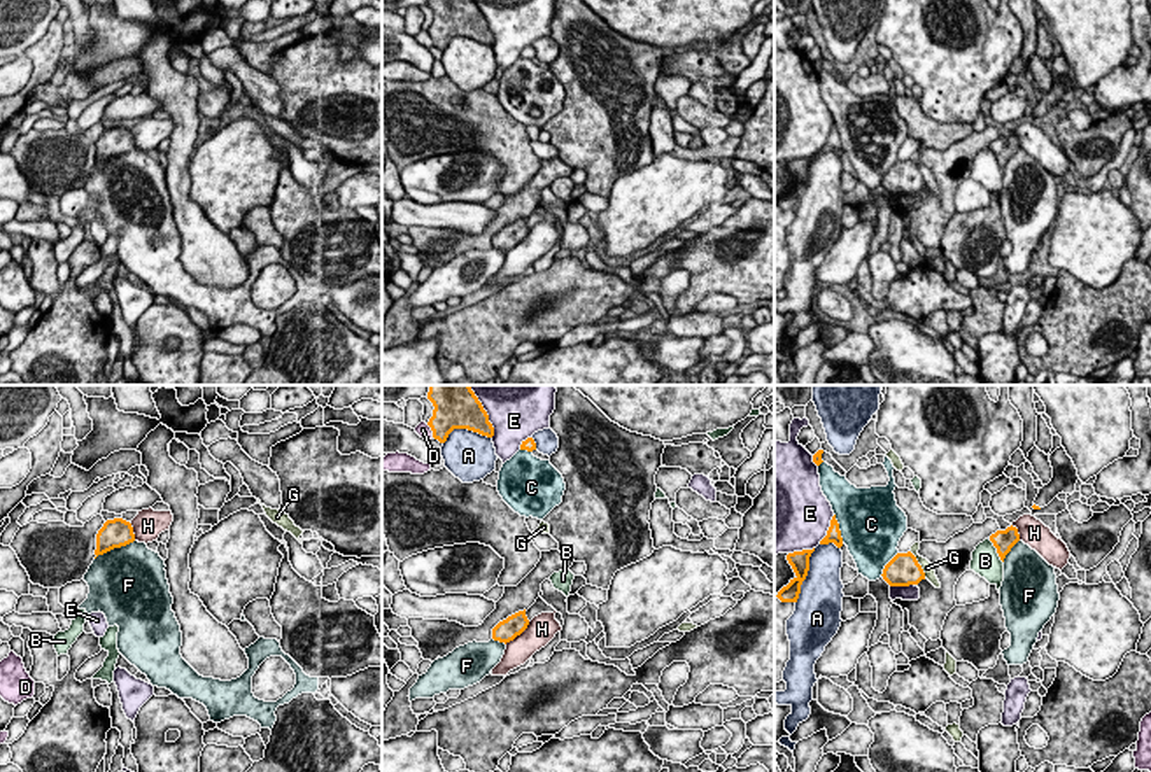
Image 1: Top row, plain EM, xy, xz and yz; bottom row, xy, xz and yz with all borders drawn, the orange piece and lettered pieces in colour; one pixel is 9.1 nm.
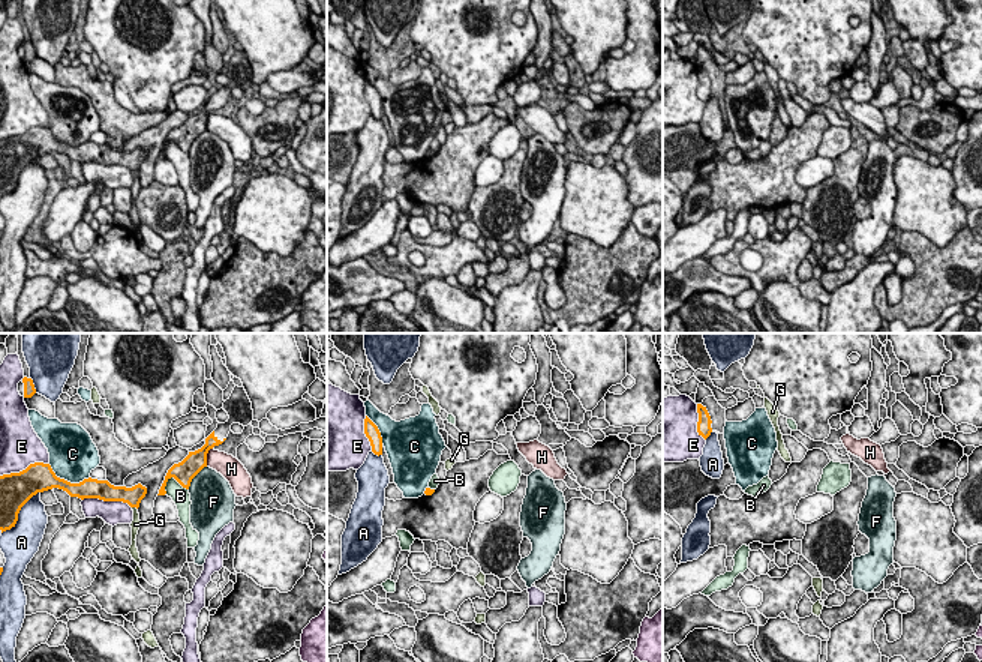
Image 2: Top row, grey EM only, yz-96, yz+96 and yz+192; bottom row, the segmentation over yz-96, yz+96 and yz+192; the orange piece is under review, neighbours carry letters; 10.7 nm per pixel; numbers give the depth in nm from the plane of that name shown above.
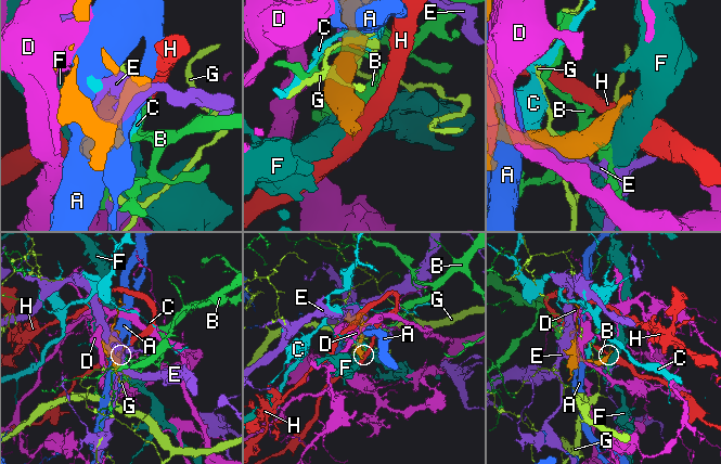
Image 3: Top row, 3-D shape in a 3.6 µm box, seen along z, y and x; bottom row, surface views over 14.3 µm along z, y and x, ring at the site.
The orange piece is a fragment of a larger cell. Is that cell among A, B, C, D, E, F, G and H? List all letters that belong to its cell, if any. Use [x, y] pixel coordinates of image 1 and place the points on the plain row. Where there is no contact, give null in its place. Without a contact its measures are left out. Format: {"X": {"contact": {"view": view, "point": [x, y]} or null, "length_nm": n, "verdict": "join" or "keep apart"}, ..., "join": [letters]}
{"A": {"contact": {"view": "yz", "point": [806, 182]}, "length_nm": 550, "verdict": "keep apart"}, "B": {"contact": {"view": "yz", "point": [997, 160]}, "length_nm": 260, "verdict": "keep apart"}, "C": {"contact": {"view": "yz", "point": [838, 135]}, "length_nm": 280, "verdict": "keep apart"}, "D": {"contact": {"view": "xz", "point": [431, 37]}, "length_nm": 140, "verdict": "keep apart"}, "E": {"contact": {"view": "xz", "point": [487, 23]}, "length_nm": 460, "verdict": "keep apart"}, "F": {"contact": {"view": "xy", "point": [114, 154]}, "length_nm": 400, "verdict": "keep apart"}, "G": {"contact": {"view": "yz", "point": [918, 172]}, "length_nm": 300, "verdict": "keep apart"}, "H": {"contact": {"view": "xz", "point": [517, 242]}, "length_nm": 320, "verdict": "keep apart"}, "join": []}

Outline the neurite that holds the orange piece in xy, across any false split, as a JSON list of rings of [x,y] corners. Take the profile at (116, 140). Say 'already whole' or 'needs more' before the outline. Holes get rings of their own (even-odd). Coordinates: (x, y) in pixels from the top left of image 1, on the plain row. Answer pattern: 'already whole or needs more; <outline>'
already whole; [[[123,126],[107,128],[96,142],[95,163],[103,163],[114,156],[126,154],[135,149],[133,135]]]

